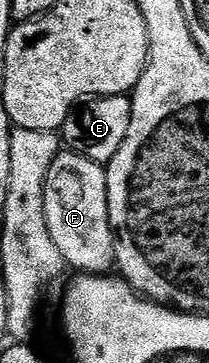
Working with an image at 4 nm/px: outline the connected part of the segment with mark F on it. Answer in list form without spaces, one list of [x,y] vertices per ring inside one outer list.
[[[62,151],[54,159],[54,163],[50,163],[50,171],[46,175],[44,210],[46,211],[46,227],[50,227],[50,239],[54,239],[54,247],[58,247],[65,266],[69,270],[77,269],[75,272],[80,275],[104,275],[115,266],[116,235],[110,223],[108,171],[105,166],[77,153]]]

